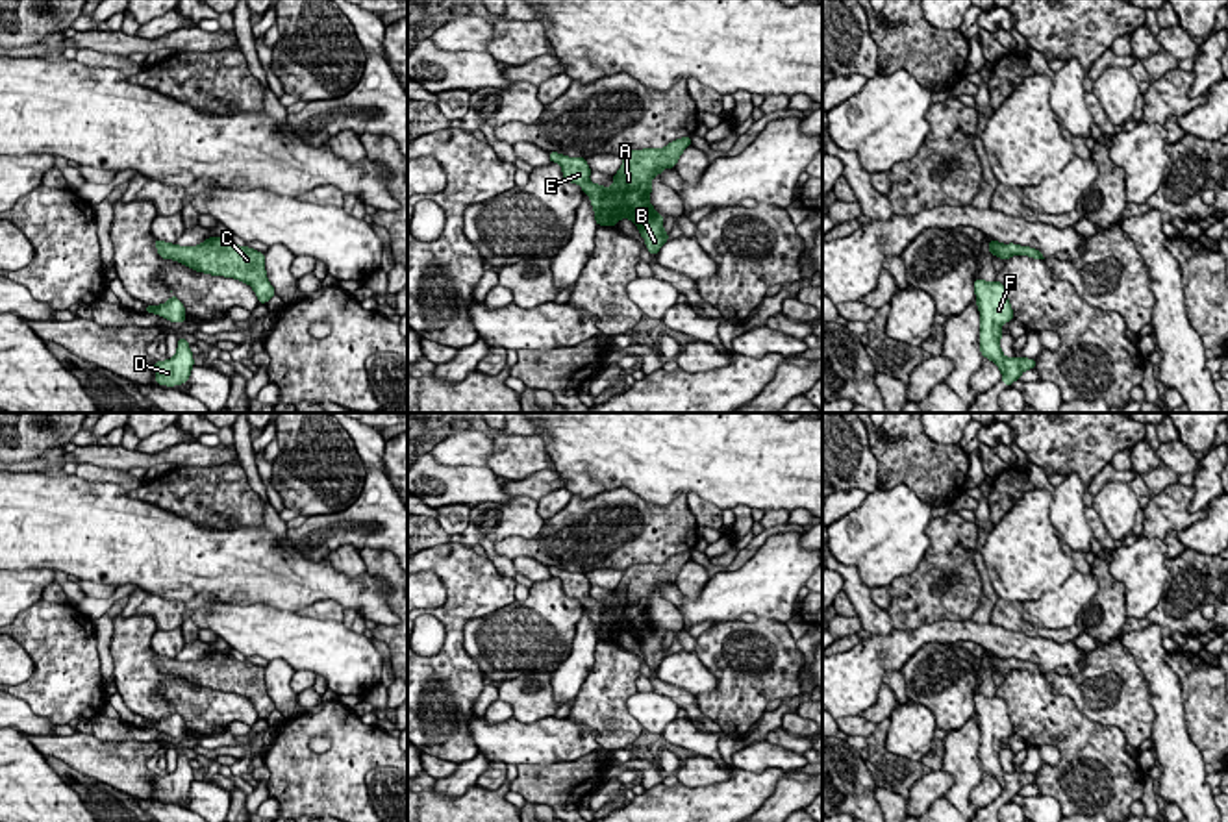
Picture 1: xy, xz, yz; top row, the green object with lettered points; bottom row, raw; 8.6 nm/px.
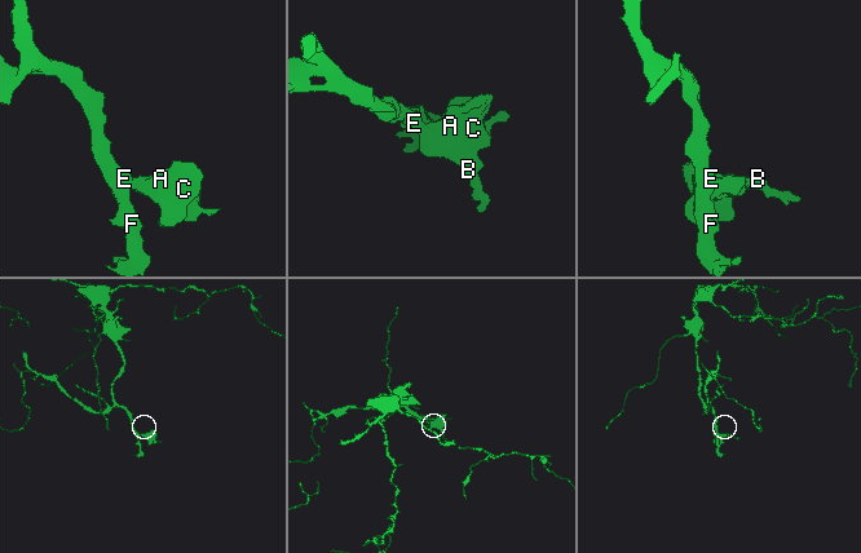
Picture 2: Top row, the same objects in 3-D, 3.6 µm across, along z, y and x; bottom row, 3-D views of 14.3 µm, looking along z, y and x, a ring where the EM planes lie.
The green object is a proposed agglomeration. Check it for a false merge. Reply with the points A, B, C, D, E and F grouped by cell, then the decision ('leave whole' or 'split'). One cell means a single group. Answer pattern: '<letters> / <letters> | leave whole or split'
A B C D E F | leave whole

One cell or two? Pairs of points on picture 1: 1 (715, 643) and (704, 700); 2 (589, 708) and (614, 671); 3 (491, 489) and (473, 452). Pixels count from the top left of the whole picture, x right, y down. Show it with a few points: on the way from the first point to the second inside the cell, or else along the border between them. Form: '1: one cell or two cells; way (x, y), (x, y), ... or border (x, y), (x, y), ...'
1: one cell; way (721, 658), (723, 687), (719, 691)
2: one cell; way (599, 698), (612, 680)
3: two cells; border (436, 460), (447, 465), (484, 467)

